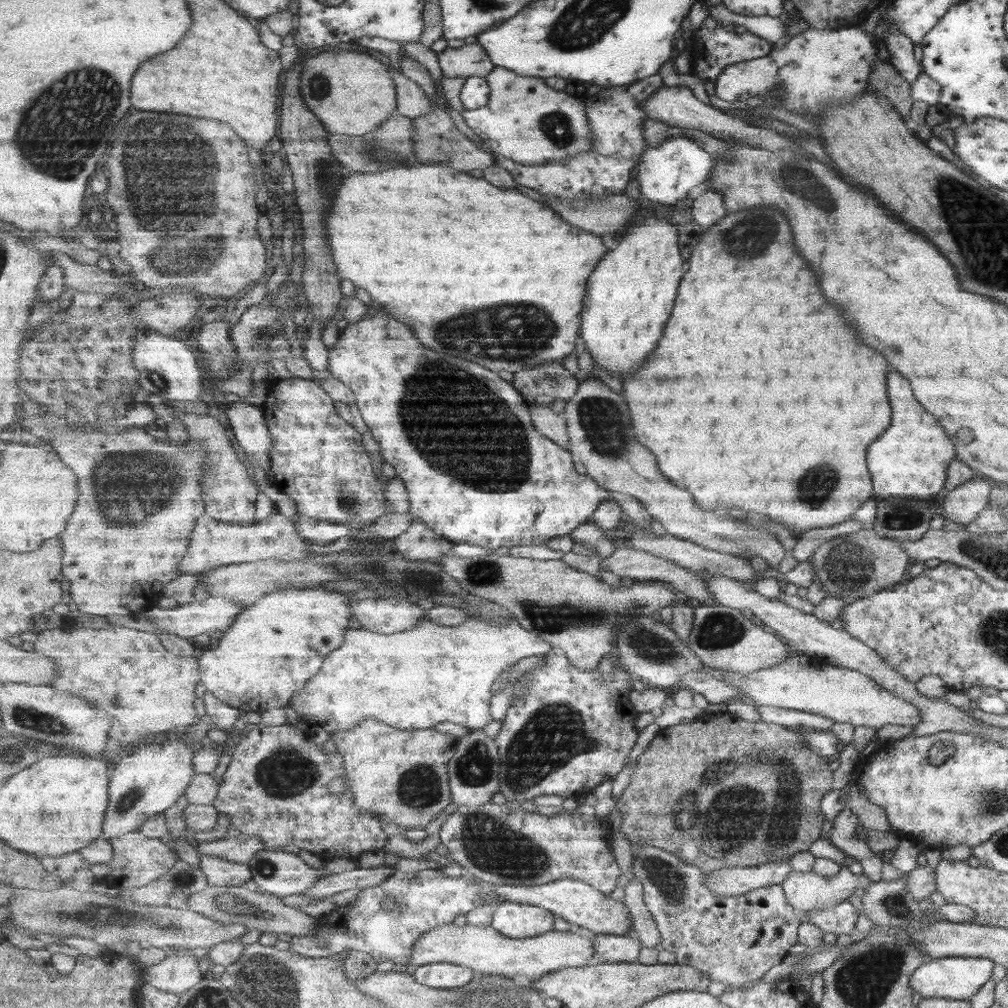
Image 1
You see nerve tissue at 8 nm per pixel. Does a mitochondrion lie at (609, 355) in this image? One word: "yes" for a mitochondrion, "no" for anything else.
no

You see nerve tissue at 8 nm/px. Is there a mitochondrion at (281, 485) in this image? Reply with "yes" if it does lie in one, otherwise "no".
no

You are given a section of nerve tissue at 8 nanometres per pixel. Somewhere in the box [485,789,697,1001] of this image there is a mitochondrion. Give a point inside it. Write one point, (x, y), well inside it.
(665, 877)

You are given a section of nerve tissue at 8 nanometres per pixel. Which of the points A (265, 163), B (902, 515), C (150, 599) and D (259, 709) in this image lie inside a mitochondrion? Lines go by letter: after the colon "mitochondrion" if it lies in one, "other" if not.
A: other
B: mitochondrion
C: other
D: other

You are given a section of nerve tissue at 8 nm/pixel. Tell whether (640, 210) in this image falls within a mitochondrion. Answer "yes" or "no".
no

